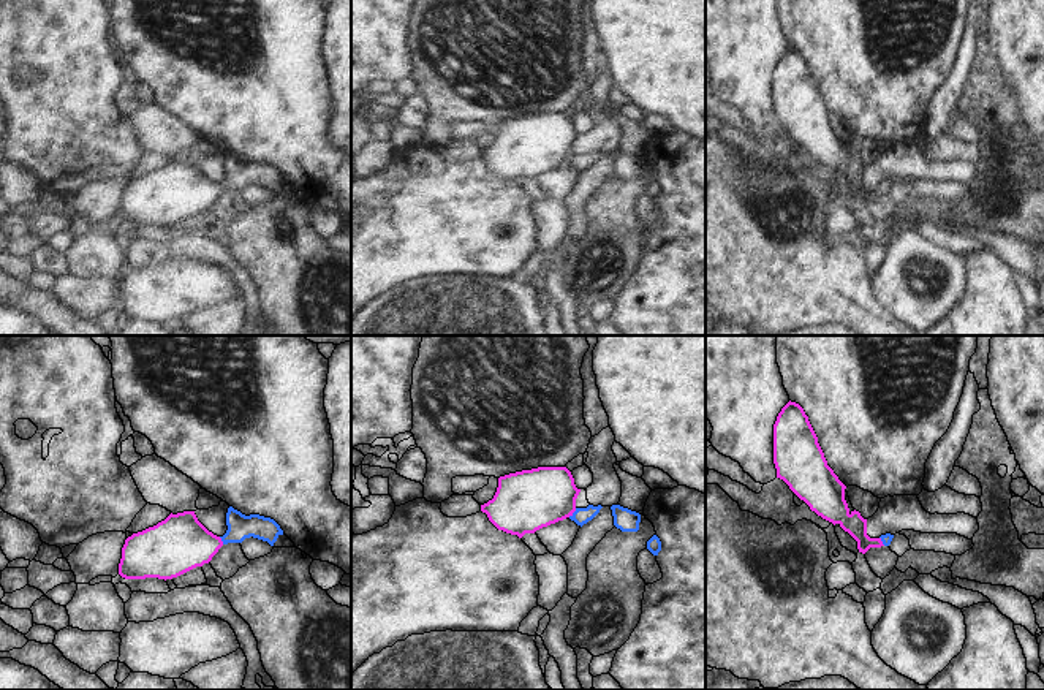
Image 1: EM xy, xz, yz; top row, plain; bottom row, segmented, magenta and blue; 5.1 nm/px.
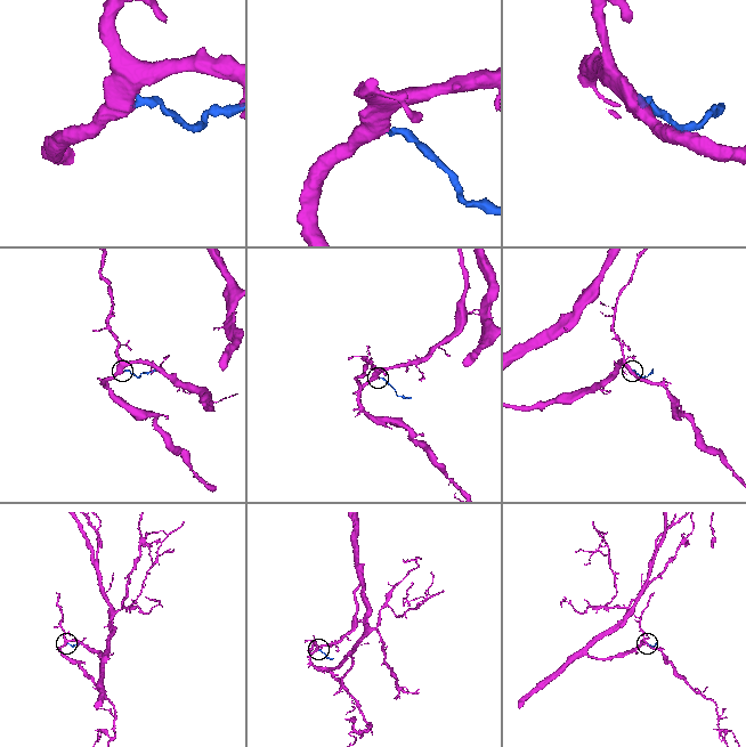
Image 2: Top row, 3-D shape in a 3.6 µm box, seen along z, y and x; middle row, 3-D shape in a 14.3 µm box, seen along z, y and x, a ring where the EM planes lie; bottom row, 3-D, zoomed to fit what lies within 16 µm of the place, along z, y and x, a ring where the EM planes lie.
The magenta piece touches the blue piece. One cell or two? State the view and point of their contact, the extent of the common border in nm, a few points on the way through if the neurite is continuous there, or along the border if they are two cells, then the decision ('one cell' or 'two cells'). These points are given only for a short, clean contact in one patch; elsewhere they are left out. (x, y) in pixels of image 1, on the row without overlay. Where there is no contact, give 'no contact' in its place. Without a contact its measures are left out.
contact xz (571, 159); length 60 nm; way xz (527, 146), (557, 146), (571, 159), (581, 162); one cell

